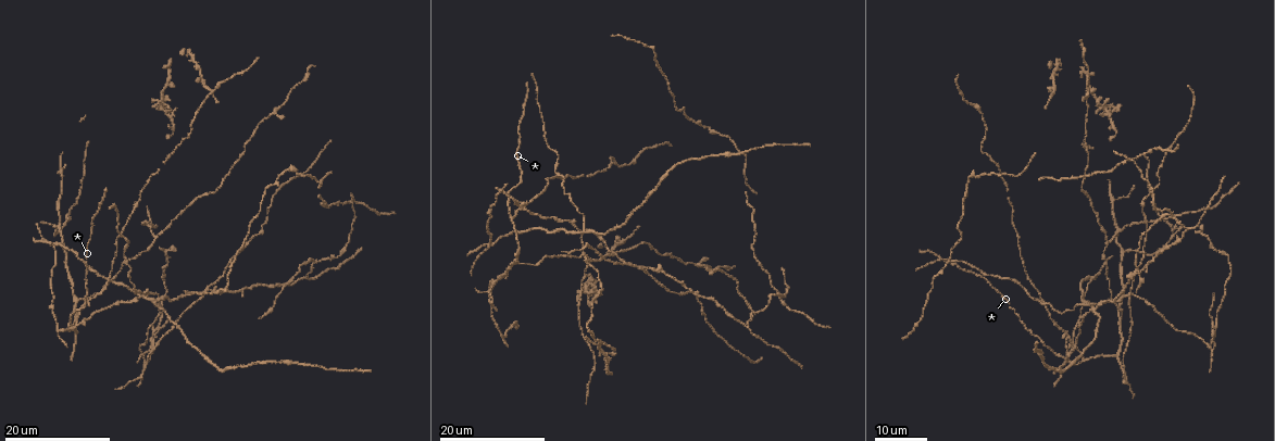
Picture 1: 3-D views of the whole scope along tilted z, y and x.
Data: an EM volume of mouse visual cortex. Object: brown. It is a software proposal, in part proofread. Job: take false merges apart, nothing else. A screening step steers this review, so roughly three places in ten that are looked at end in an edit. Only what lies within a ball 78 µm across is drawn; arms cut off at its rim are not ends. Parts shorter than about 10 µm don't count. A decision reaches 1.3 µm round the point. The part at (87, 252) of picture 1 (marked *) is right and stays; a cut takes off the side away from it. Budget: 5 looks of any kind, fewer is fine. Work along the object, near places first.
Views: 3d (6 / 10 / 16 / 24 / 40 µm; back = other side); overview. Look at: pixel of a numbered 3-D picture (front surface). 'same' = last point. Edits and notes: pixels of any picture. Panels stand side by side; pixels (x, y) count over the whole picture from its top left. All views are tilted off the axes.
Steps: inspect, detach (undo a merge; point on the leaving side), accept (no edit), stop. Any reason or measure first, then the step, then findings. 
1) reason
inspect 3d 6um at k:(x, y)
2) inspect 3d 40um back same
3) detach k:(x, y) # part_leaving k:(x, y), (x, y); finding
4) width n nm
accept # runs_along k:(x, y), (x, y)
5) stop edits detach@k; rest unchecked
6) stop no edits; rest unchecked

calibre changes
inspect 3d 16um at 1:(286, 172)

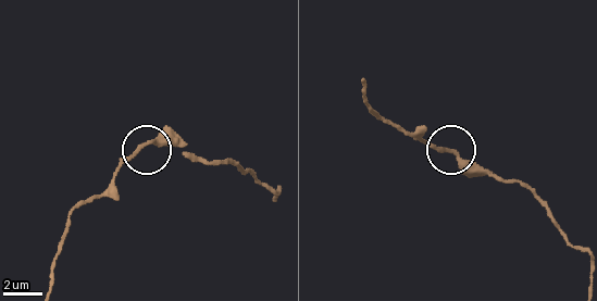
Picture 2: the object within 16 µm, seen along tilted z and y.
inspect 3d 10um at 2:(147, 144)

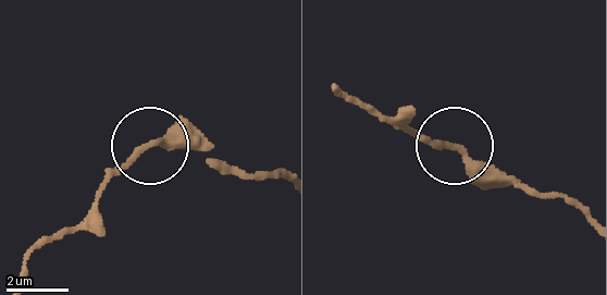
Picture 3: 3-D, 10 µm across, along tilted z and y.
accept # one neuron here

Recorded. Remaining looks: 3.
thin neck
inspect 3d 16um at 1:(1084, 141)

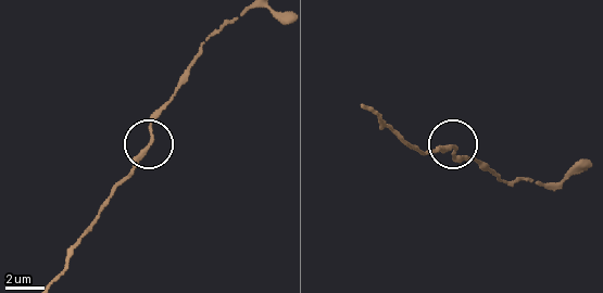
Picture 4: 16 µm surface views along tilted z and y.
zoom in
inspect 3d 10um at 4:(151, 139)

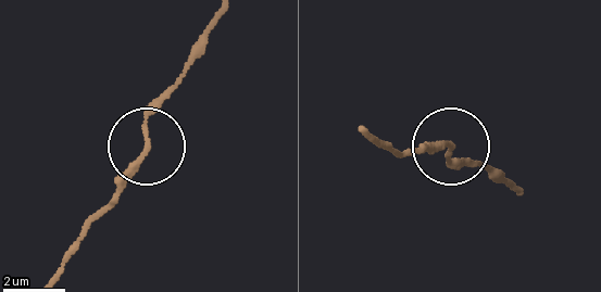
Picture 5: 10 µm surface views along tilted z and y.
detach 5:(176, 87) # part_leaving 5:(147, 117), (214, 15); two neurons meet here

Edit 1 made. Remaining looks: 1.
stop edits detach@5; rest unchecked

